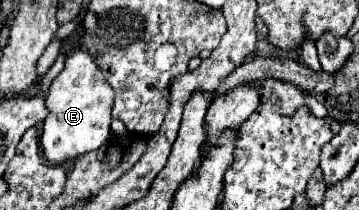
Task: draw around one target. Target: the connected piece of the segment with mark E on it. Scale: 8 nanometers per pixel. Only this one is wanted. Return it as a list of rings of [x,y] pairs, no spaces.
[[[77,50],[75,54],[71,54],[65,60],[65,68],[53,80],[53,84],[49,88],[49,98],[45,102],[49,114],[45,118],[43,136],[41,136],[43,154],[45,154],[49,164],[65,164],[69,160],[75,160],[75,158],[79,158],[79,156],[83,156],[91,150],[101,148],[111,138],[111,100],[113,100],[113,92],[111,92],[111,86],[105,82],[103,76],[101,76],[101,80],[97,80],[97,72],[99,72],[99,68],[91,60],[91,56],[87,56],[83,50]]]

